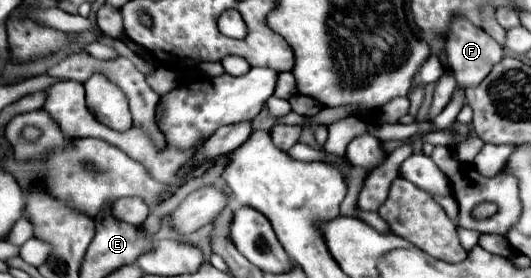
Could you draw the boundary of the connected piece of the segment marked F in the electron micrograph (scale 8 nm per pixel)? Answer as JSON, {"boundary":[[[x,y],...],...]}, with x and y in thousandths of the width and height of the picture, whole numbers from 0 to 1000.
{"boundary":[[[864,61],[861,76],[853,76],[857,90],[849,90],[849,133],[842,147],[842,191],[846,191],[846,241],[861,284],[861,320],[883,320],[883,313],[898,313],[925,255],[925,234],[940,227],[951,205],[947,169],[921,133],[910,104],[898,104],[895,90],[887,90],[879,68]]]}

